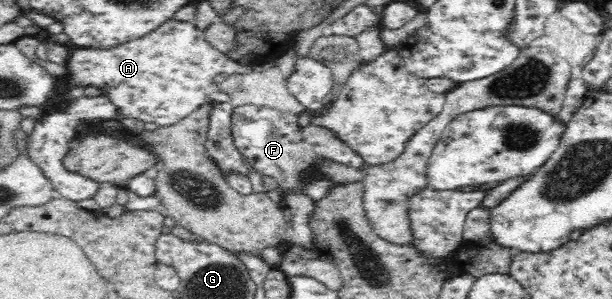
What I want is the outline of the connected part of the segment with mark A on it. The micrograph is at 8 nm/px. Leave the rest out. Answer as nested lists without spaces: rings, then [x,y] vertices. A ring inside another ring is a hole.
[[[168,19],[144,37],[131,39],[110,49],[71,46],[70,57],[65,65],[65,79],[70,89],[84,90],[87,87],[100,89],[101,95],[106,96],[112,105],[116,106],[116,115],[112,119],[121,121],[124,118],[132,118],[145,123],[156,123],[159,127],[174,125],[208,103],[206,87],[217,80],[218,75],[244,74],[252,71],[251,65],[242,66],[212,46],[205,33],[196,28],[194,23],[175,19]]]

